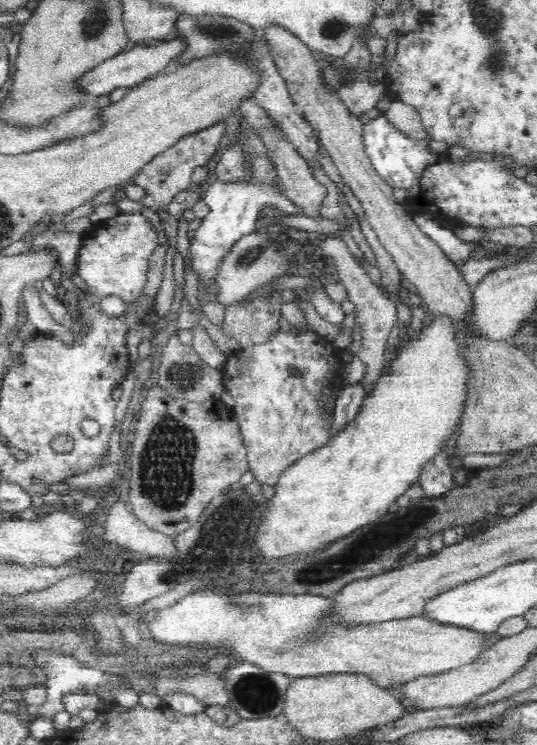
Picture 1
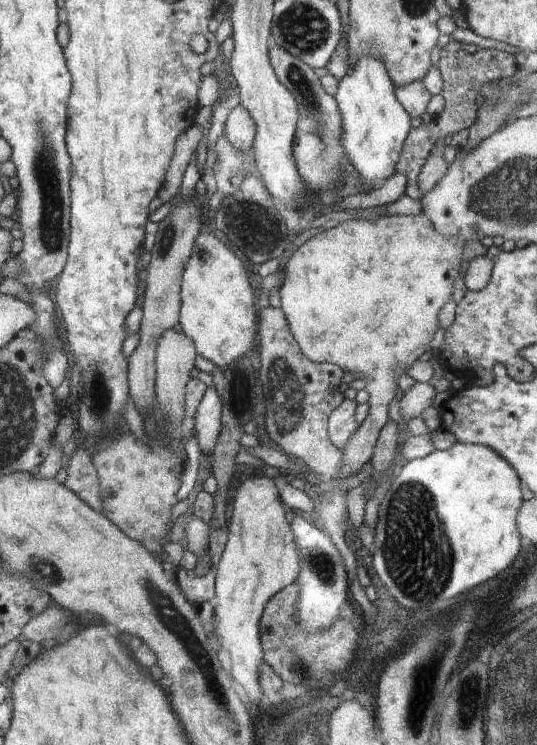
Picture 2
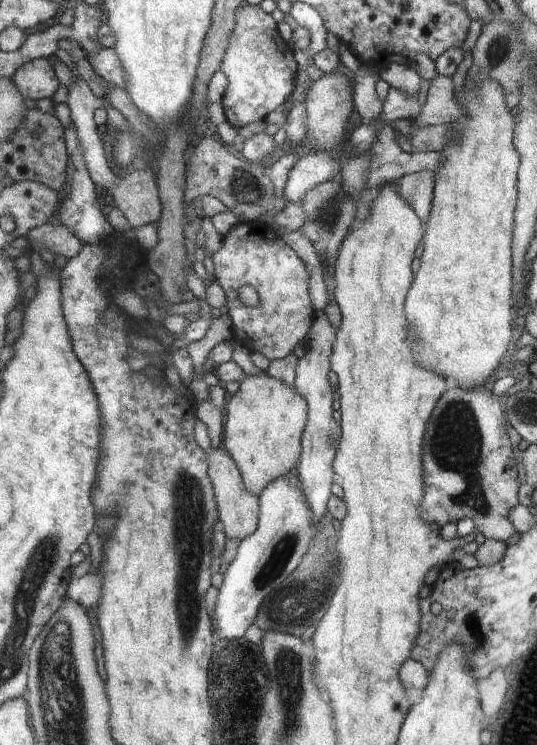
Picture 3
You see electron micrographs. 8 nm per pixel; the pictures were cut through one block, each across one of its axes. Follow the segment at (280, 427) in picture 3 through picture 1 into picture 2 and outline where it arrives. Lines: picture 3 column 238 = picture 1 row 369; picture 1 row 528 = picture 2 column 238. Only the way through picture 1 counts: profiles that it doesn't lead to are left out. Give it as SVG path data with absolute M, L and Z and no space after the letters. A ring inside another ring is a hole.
M202 232L198 236L194 256L186 268L182 299L181 325L196 343L200 355L212 360L218 368L228 368L248 354L256 328L252 286L240 258L214 232Z

